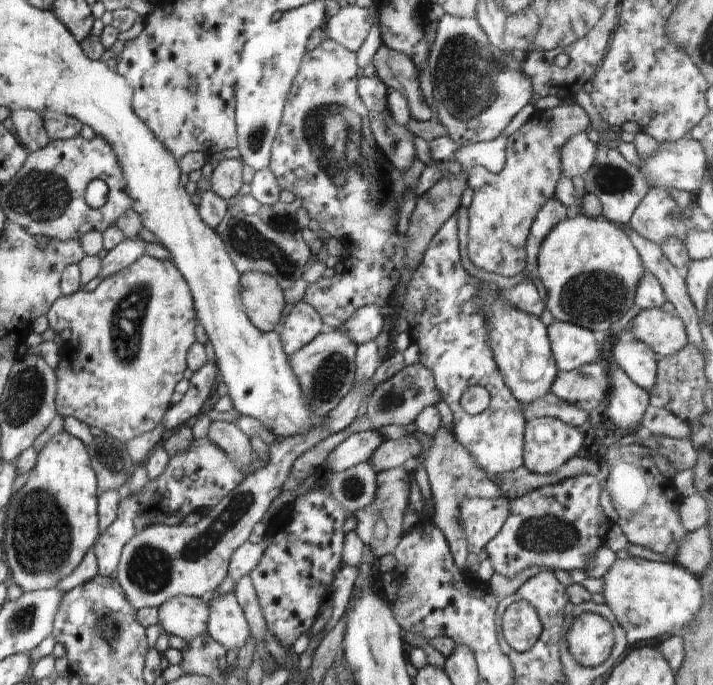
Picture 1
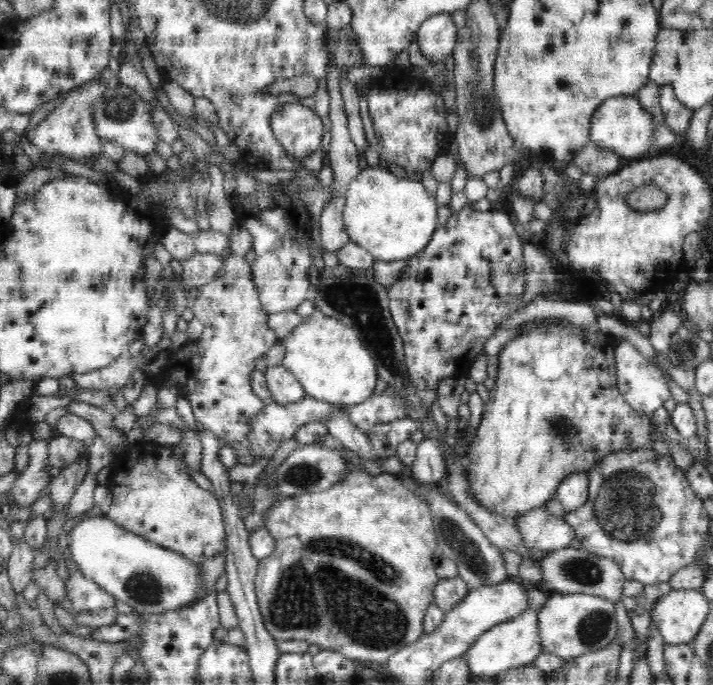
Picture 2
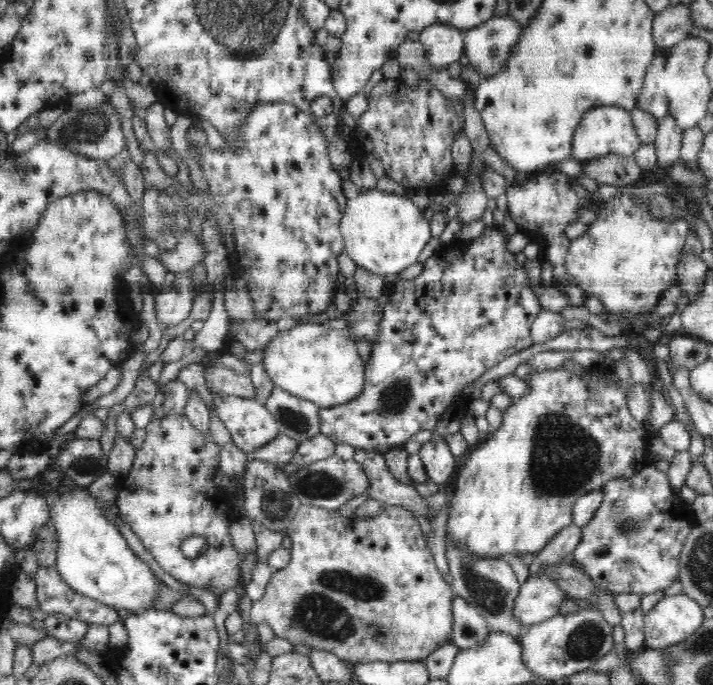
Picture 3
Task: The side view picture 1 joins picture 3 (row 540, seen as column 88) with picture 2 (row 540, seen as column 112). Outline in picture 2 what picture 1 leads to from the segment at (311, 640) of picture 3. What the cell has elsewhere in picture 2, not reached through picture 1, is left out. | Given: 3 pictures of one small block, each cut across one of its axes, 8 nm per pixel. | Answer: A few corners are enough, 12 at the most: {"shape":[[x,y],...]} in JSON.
{"shape":[[356,466],[263,513],[278,641],[386,663],[439,581],[430,505]]}

